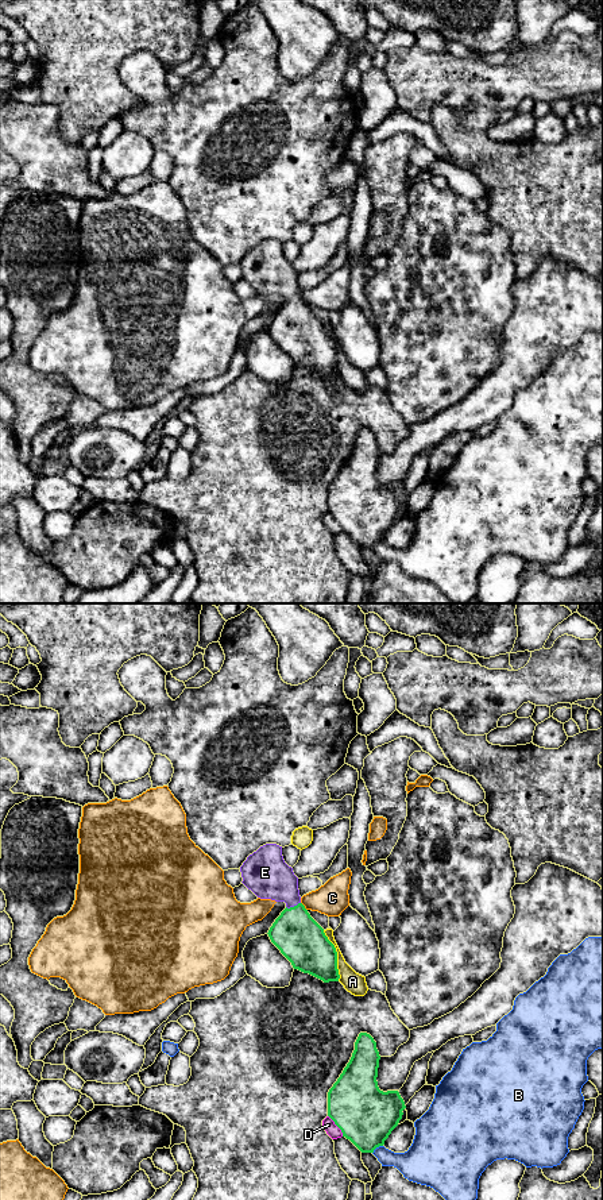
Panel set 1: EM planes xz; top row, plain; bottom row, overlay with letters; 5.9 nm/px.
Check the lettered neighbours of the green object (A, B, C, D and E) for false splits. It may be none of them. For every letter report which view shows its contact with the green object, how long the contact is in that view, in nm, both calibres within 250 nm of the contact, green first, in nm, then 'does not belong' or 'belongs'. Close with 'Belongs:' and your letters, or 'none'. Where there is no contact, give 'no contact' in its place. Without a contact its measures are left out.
A: meets green in xz; contact 320 nm long; 280 nm thick on the green side, 120 nm on the other; does not belong
B: meets green in xz; contact 80 nm long; 360 nm thick on the green side, 190 nm on the other; does not belong
C: meets green in xz; contact 70 nm long; 280 nm thick on the green side, 200 nm on the other; does not belong
D: meets green in xz; contact 160 nm long; 360 nm thick on the green side, 80 nm on the other; does not belong
E: meets green in xz; contact 90 nm long; 280 nm thick on the green side, 260 nm on the other; belongs
Belongs: E

